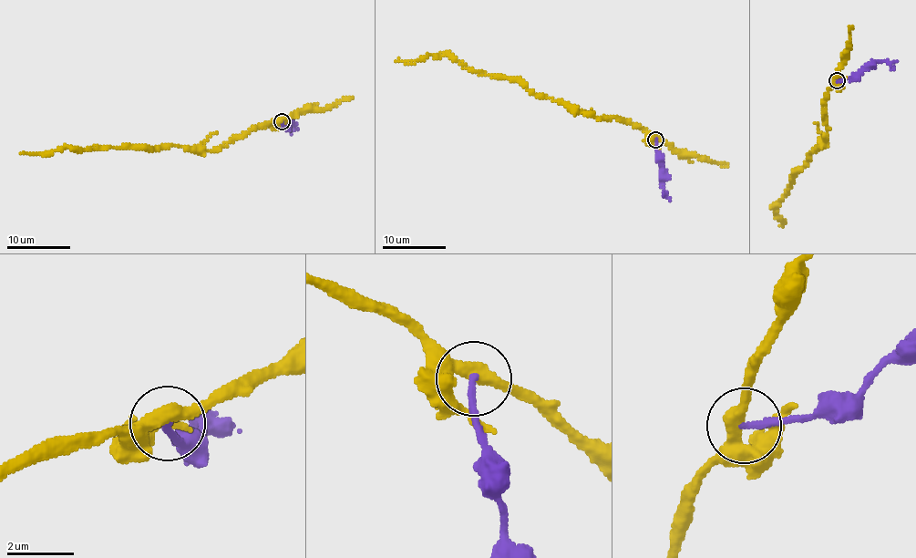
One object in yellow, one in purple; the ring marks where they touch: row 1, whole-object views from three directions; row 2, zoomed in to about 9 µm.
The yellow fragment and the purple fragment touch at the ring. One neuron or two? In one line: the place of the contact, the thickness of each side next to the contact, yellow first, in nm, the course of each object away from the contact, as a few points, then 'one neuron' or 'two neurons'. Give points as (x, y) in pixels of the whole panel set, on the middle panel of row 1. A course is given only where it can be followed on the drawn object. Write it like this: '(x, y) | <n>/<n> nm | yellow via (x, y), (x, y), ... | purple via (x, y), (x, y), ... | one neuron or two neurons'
(655, 139) | 400/180 nm | yellow via (655, 138), (626, 120), (572, 112), (564, 104), (530, 93), (519, 82), (478, 74), (446, 55), (396, 60) | purple via (655, 139), (661, 183), (669, 200) | two neurons

